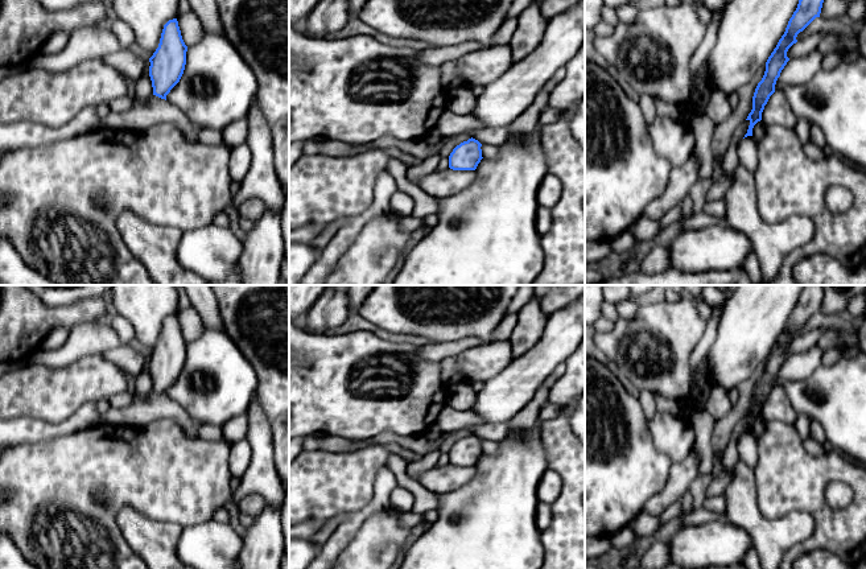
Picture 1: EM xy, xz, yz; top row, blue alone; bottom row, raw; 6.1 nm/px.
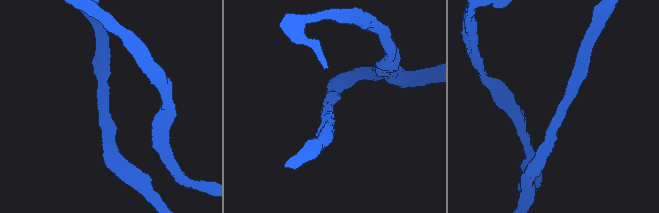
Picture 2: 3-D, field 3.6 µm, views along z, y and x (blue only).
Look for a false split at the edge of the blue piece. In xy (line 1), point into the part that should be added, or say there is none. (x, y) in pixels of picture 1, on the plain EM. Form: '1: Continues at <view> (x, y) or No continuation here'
1: No continuation here

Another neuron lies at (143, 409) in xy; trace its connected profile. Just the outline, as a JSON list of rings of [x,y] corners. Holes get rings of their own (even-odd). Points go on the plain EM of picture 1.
[[[136,391],[133,400],[124,408],[111,408],[102,415],[100,424],[114,426],[144,426],[157,420],[172,420],[178,424],[185,433],[198,437],[197,426],[190,422],[183,409],[165,395],[150,391],[148,396],[140,396]]]

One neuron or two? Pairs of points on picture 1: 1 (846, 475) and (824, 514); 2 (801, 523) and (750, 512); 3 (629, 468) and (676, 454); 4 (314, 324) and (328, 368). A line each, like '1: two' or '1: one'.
1: one
2: one
3: two
4: two

